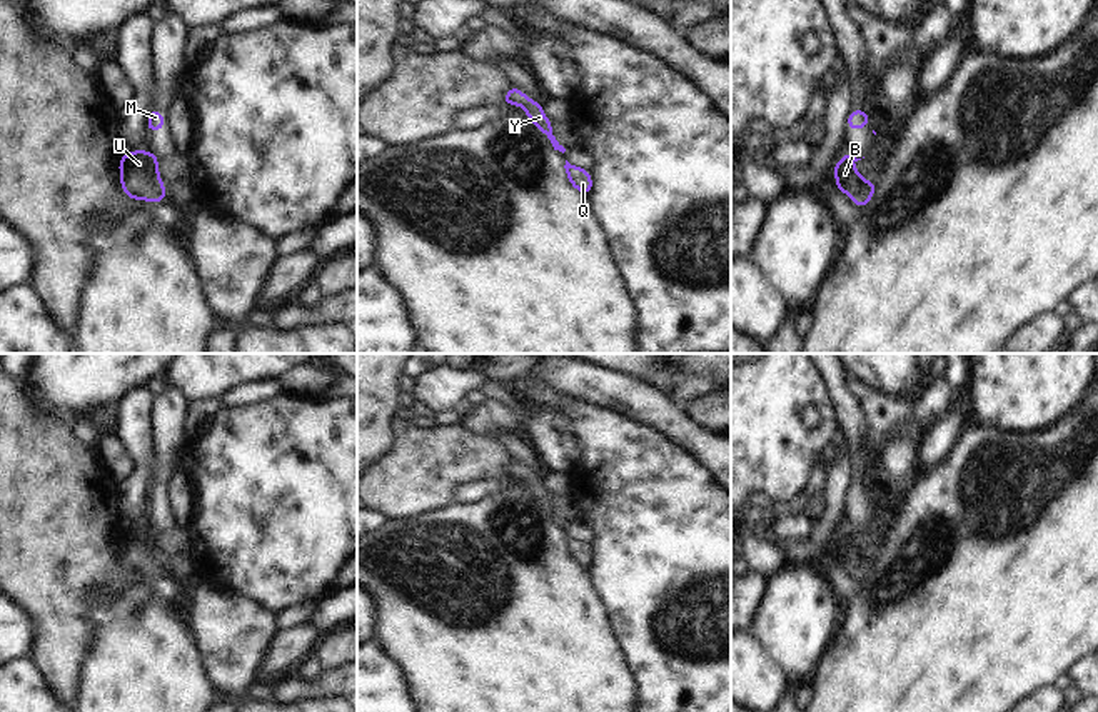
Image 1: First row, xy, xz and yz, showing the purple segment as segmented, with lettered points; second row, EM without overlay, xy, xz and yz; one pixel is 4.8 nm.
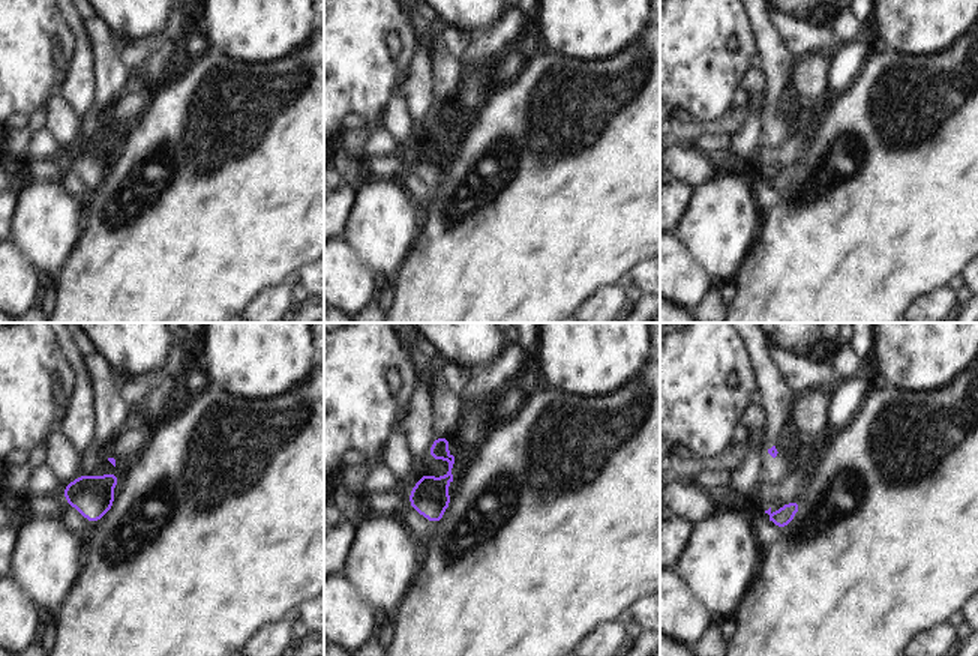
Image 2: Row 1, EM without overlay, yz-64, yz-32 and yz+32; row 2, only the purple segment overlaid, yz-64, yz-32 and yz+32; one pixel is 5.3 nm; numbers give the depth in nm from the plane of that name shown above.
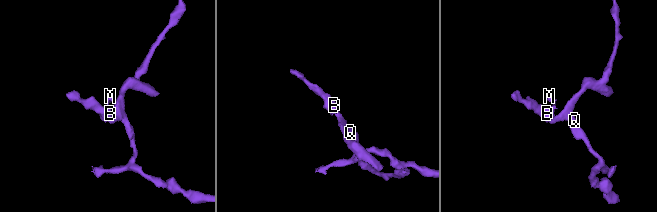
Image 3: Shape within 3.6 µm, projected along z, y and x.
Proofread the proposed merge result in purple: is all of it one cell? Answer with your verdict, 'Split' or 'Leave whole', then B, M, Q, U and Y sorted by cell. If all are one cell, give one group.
Leave whole. Groups: B M Q U Y.

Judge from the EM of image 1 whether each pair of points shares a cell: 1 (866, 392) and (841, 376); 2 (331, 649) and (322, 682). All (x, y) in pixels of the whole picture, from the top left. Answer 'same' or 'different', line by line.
1: different
2: different

